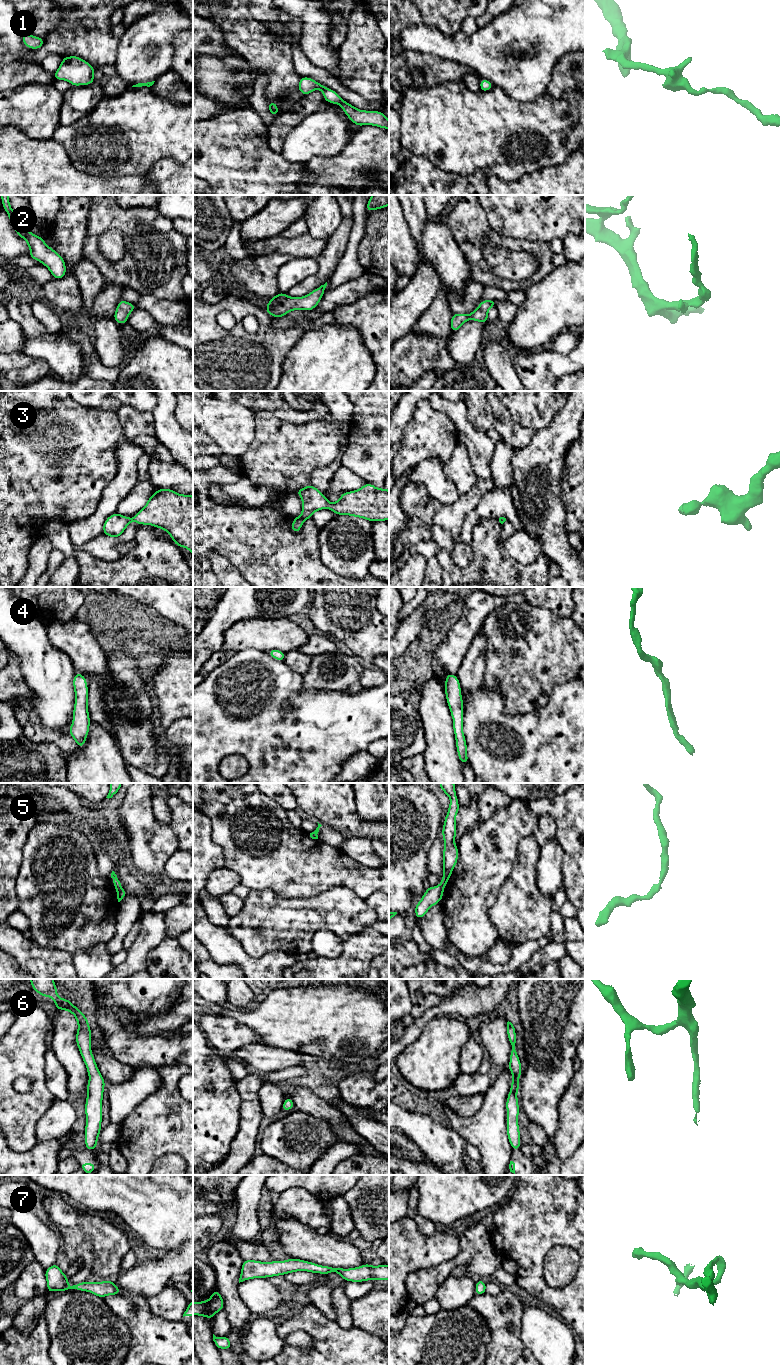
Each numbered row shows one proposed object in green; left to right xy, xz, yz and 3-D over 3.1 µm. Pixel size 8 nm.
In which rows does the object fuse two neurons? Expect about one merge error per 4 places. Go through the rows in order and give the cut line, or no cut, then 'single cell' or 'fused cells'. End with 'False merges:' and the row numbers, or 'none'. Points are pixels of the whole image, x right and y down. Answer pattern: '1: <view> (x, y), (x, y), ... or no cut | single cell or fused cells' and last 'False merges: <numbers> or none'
1: no cut | single cell
2: no cut | single cell
3: no cut | single cell
4: no cut | single cell
5: no cut | single cell
6: no cut | single cell
7: no cut | single cell
False merges: none

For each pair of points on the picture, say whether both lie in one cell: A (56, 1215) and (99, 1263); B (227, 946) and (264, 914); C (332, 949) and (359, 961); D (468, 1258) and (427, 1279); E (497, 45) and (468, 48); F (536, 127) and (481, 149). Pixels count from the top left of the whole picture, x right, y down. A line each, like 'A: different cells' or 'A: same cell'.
A: same cell
B: different cells
C: different cells
D: same cell
E: same cell
F: same cell

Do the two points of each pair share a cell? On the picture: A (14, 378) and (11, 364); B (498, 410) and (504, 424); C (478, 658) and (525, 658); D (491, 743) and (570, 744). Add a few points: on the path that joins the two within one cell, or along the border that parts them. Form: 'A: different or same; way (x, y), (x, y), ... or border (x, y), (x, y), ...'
A: different; border (33, 359), (22, 368), (10, 370)
B: same; way (500, 413), (503, 421)
C: different; border (484, 634), (485, 668), (482, 681)
D: same; way (511, 744), (550, 744)

